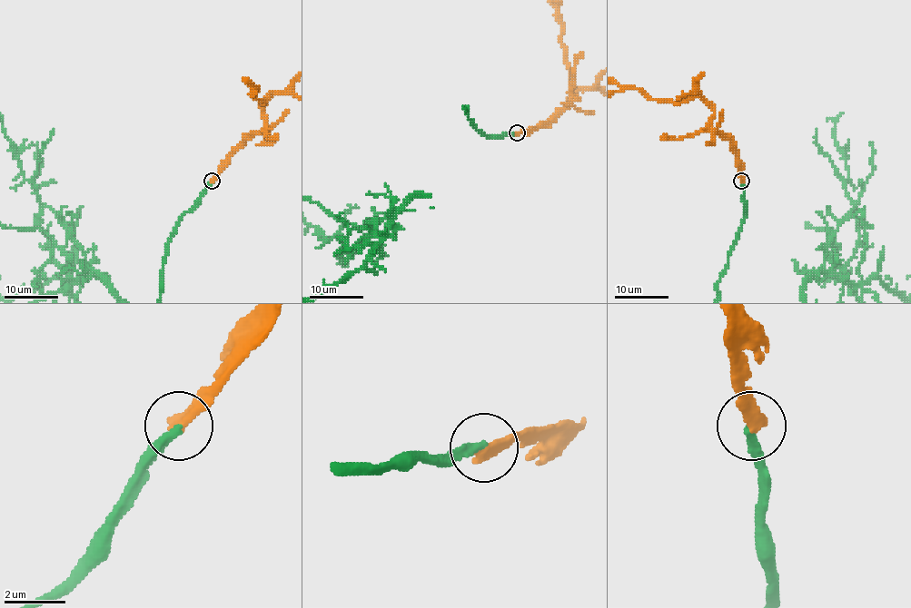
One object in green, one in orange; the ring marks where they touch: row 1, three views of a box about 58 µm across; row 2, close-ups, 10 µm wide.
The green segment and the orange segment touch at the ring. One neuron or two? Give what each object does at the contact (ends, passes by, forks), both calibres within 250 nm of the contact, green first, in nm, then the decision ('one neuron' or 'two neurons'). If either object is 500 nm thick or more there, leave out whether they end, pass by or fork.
green ends | orange ends | 280/400 nm | two neurons

